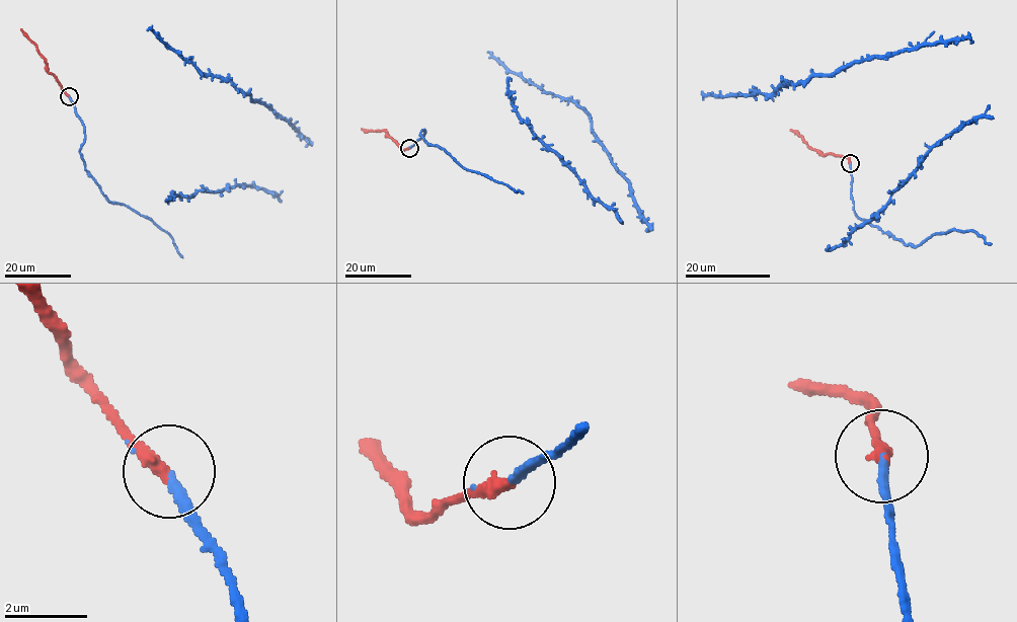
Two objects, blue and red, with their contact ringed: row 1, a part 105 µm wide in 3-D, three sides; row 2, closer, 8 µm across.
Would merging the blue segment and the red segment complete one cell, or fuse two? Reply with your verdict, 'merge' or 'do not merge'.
merge

